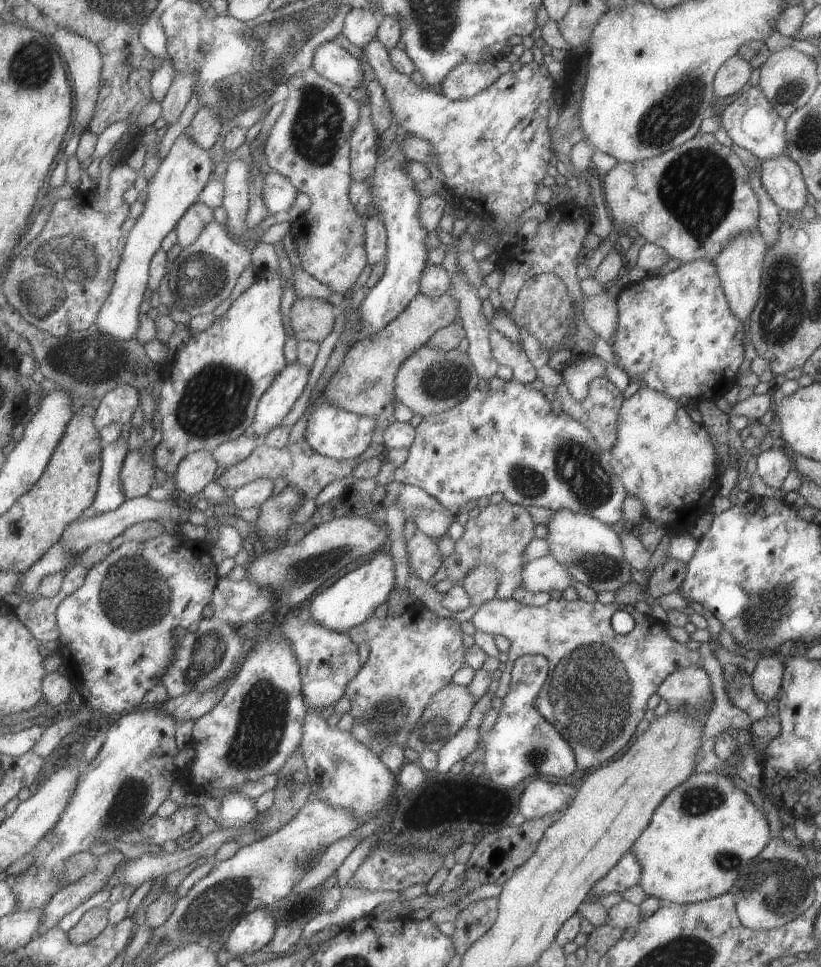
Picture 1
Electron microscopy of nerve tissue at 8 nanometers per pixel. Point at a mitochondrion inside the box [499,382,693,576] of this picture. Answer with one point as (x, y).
(576, 465)

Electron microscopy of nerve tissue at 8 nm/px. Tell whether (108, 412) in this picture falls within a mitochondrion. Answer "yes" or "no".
no

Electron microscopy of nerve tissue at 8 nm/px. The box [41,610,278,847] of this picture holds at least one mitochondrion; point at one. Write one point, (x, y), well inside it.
(131, 799)

